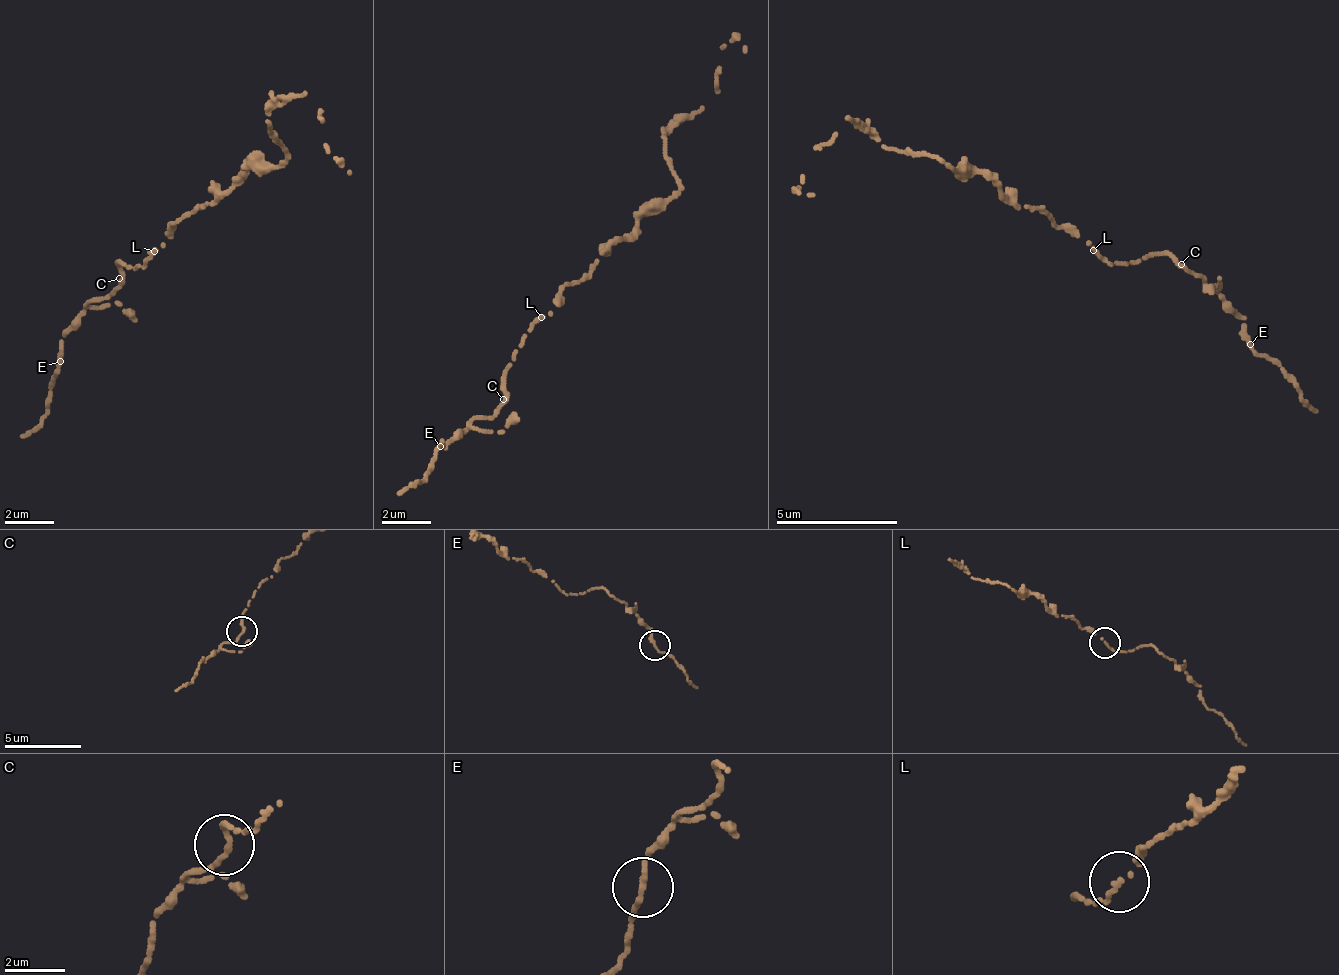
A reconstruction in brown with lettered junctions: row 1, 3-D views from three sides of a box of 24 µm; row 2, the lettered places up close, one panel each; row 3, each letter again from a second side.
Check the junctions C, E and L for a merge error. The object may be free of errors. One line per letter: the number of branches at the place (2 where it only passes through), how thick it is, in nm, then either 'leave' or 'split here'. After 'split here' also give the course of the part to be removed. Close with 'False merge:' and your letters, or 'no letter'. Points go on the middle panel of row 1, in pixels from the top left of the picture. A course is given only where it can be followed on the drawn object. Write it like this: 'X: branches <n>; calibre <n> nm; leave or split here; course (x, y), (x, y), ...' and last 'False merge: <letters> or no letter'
C: branches 2; calibre 170 nm; leave
E: branches 2; calibre 190 nm; leave
L: branches 2; calibre 150 nm; leave
False merge: no letter

